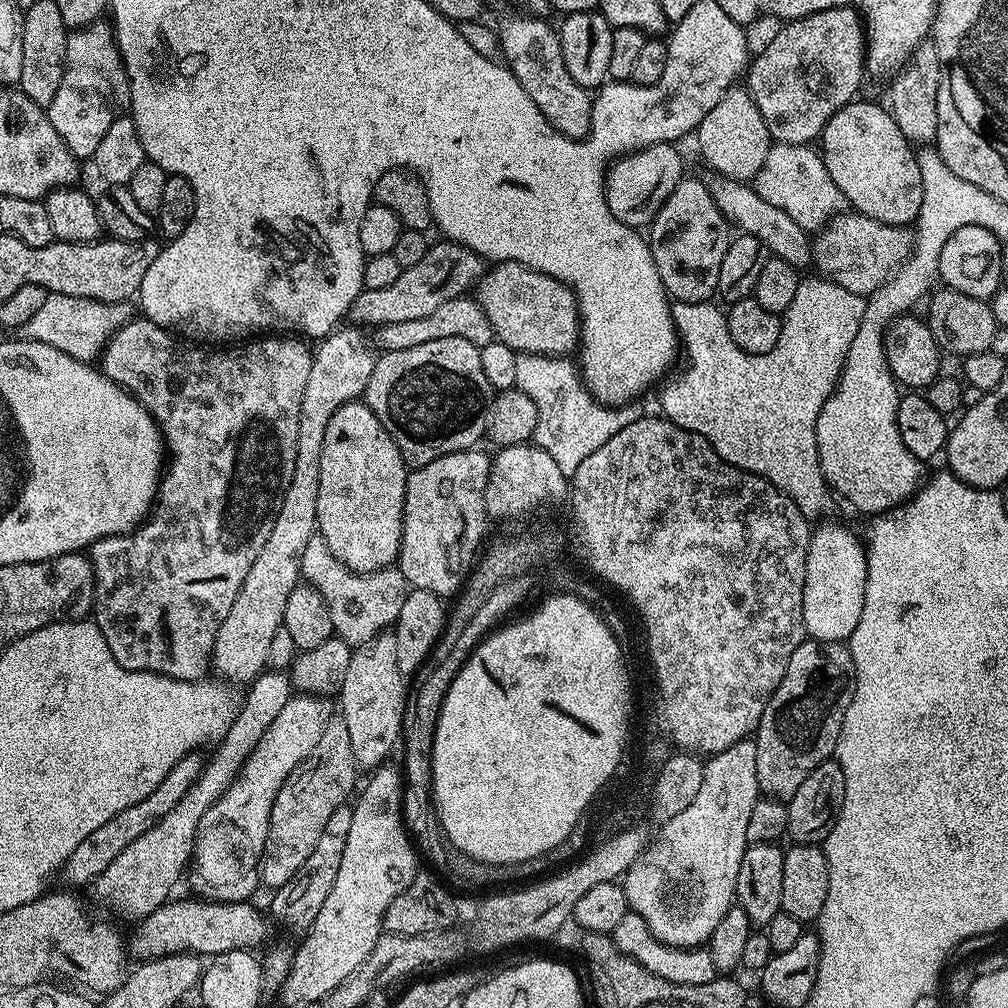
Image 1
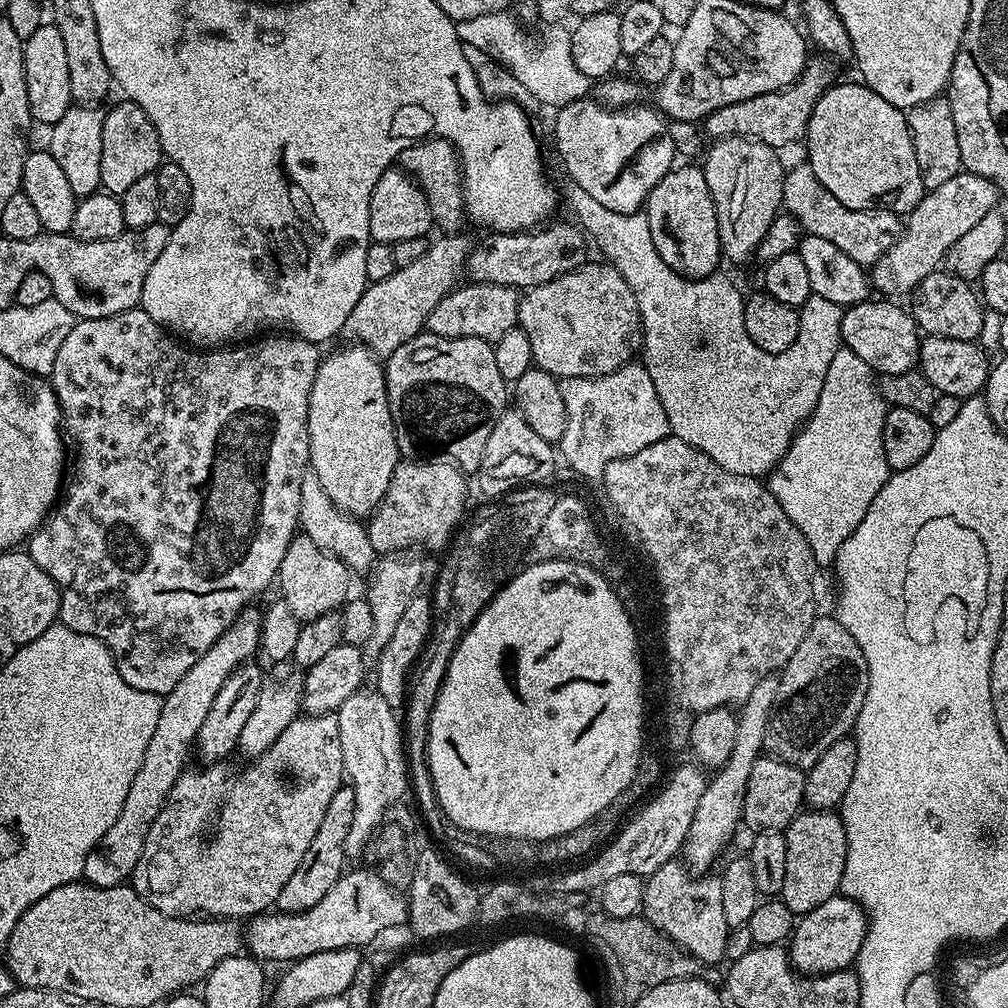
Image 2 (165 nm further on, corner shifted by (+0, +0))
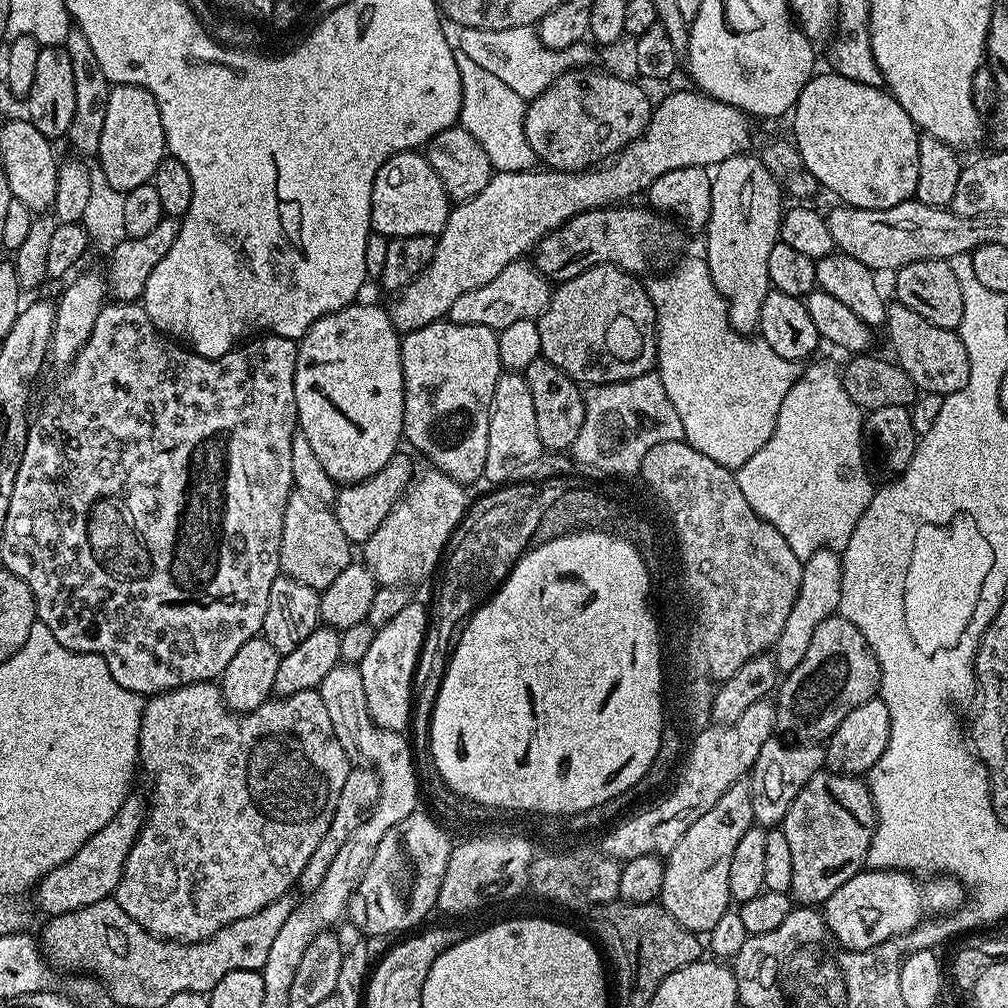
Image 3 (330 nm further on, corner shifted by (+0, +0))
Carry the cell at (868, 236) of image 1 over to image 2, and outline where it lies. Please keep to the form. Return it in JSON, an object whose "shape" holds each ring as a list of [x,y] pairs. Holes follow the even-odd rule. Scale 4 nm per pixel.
{"shape":[[[962,170],[954,178],[950,178],[950,182],[942,182],[942,186],[925,191],[916,209],[907,213],[902,224],[902,231],[897,235],[896,241],[884,254],[879,256],[875,264],[871,265],[871,287],[875,291],[877,288],[880,291],[877,293],[888,298],[900,298],[896,296],[902,295],[903,292],[904,295],[911,293],[912,289],[918,286],[918,282],[922,282],[922,278],[937,271],[945,263],[950,246],[954,246],[954,242],[958,242],[962,234],[974,230],[974,226],[978,226],[978,222],[997,207],[996,200],[998,201],[998,189],[994,186],[994,182],[967,170]]]}

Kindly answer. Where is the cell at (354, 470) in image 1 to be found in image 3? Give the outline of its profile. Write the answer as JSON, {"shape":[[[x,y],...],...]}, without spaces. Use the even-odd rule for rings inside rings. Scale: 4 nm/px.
{"shape":[[[353,302],[347,304],[342,310],[326,314],[318,322],[310,326],[310,330],[299,341],[296,353],[296,369],[294,370],[294,398],[296,399],[296,419],[299,431],[310,438],[310,446],[314,449],[314,454],[318,454],[318,462],[322,462],[326,474],[336,481],[337,485],[347,486],[356,484],[359,480],[370,478],[390,462],[390,458],[401,447],[404,435],[404,379],[402,378],[402,358],[400,357],[401,333],[396,331],[392,324],[392,317],[387,311],[384,312],[376,304],[360,304]]]}

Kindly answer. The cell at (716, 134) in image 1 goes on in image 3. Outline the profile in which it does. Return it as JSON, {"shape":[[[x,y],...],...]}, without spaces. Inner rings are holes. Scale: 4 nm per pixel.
{"shape":[[[759,155],[731,156],[715,165],[706,259],[710,278],[714,278],[714,286],[728,304],[728,321],[741,334],[751,333],[748,331],[759,325],[762,302],[770,291],[766,262],[780,238],[780,196],[779,182],[766,170]]]}

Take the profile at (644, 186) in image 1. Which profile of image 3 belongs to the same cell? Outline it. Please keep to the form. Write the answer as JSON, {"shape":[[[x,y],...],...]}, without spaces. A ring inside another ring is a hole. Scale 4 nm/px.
{"shape":[[[569,70],[560,73],[556,81],[552,83],[542,94],[535,96],[524,110],[524,125],[526,126],[526,140],[530,142],[530,148],[534,150],[537,161],[541,165],[547,166],[549,169],[557,172],[583,172],[585,168],[591,168],[599,165],[601,162],[607,161],[616,155],[617,152],[623,150],[626,145],[634,143],[643,132],[648,128],[648,120],[652,116],[654,107],[653,101],[648,101],[648,96],[635,84],[637,81],[623,80],[620,76],[611,76],[608,72],[588,72],[589,70]]]}

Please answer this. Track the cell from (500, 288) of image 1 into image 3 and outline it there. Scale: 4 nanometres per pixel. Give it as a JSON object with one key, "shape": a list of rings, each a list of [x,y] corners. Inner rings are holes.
{"shape":[[[595,264],[582,274],[557,283],[548,305],[538,317],[538,334],[542,334],[541,357],[584,386],[613,384],[653,371],[656,362],[656,311],[648,297],[647,287],[639,284],[636,278],[615,264]]]}

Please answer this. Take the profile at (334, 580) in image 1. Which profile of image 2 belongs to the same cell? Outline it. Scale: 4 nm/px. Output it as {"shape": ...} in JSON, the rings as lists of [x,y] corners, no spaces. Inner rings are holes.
{"shape":[[[311,474],[305,475],[302,482],[302,502],[298,502],[298,514],[300,515],[299,531],[318,546],[318,550],[326,550],[332,556],[343,560],[353,573],[367,573],[377,563],[378,554],[374,546],[370,546],[368,529],[357,517],[348,515],[334,502],[330,502],[330,494],[322,490],[322,482]]]}

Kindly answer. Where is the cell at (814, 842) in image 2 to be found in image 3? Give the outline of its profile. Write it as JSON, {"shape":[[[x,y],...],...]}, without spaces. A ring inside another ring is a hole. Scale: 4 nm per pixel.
{"shape":[[[827,770],[816,772],[814,778],[810,778],[810,782],[806,782],[806,786],[802,786],[802,790],[798,794],[798,798],[794,798],[790,810],[786,810],[786,818],[782,825],[782,831],[786,834],[786,843],[790,845],[790,854],[794,857],[794,878],[792,879],[792,887],[790,889],[793,901],[800,906],[820,906],[830,898],[830,894],[834,894],[834,890],[838,890],[838,886],[846,886],[846,882],[850,882],[850,878],[857,876],[865,867],[868,858],[868,847],[872,841],[875,829],[876,807],[872,801],[872,795],[867,783],[863,779],[855,776],[840,776],[837,772]]]}

